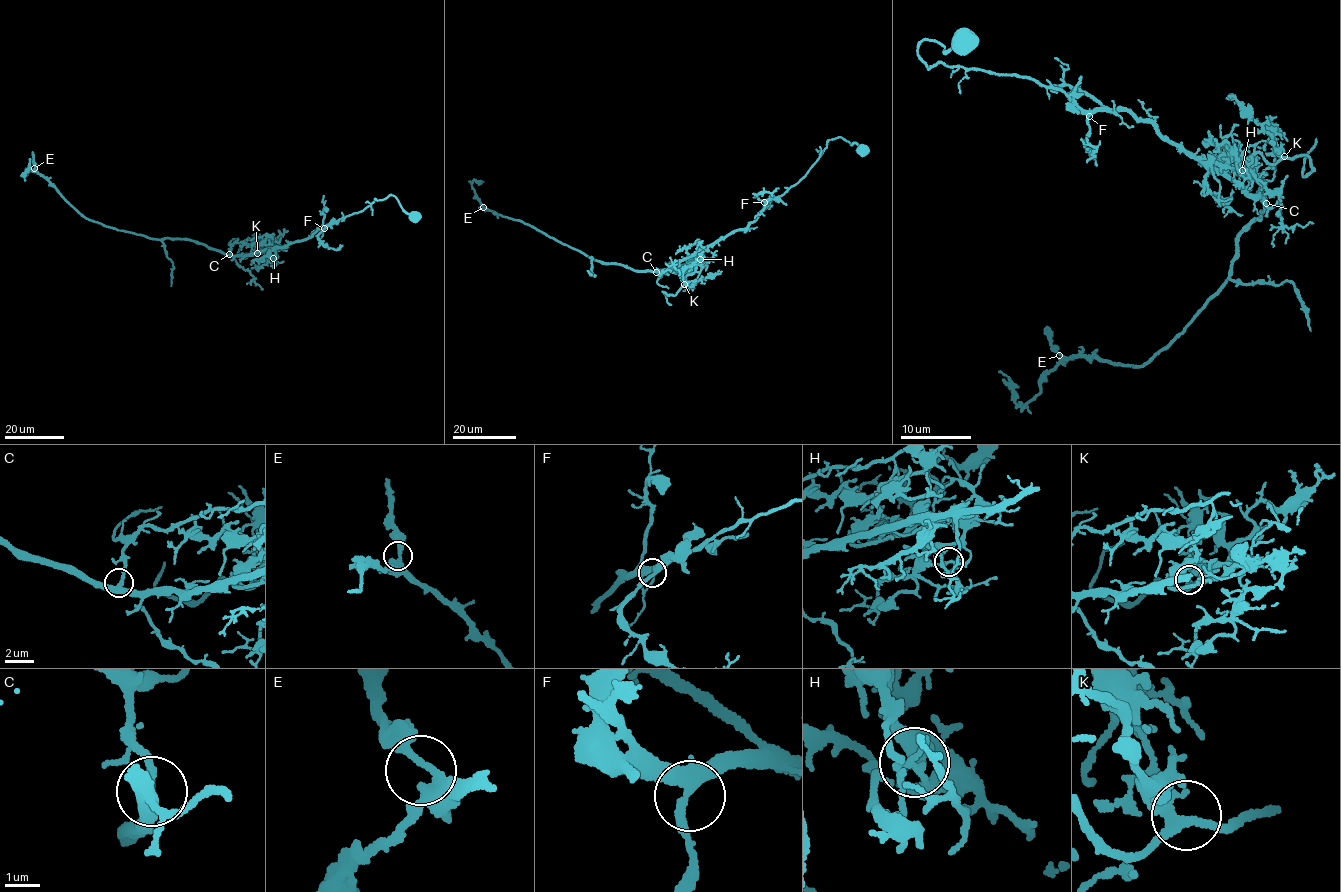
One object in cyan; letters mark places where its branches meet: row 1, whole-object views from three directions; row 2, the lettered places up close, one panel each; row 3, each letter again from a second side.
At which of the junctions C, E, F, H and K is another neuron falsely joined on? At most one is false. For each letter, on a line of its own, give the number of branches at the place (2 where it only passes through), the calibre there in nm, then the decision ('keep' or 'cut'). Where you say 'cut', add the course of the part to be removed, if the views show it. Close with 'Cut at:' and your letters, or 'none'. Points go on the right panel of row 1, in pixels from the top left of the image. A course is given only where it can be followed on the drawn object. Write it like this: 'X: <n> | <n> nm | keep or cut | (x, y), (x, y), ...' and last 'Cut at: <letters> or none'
C: 3 | 360 nm | keep
E: 2 | 280 nm | keep
F: 3 | 340 nm | keep
H: 3 | 140 nm | cut | (1242, 170), (1246, 174), (1259, 153), (1273, 164), (1305, 155), (1312, 171), (1307, 176), (1305, 157), (1315, 138)
K: 4 | 280 nm | keep
Cut at: H

